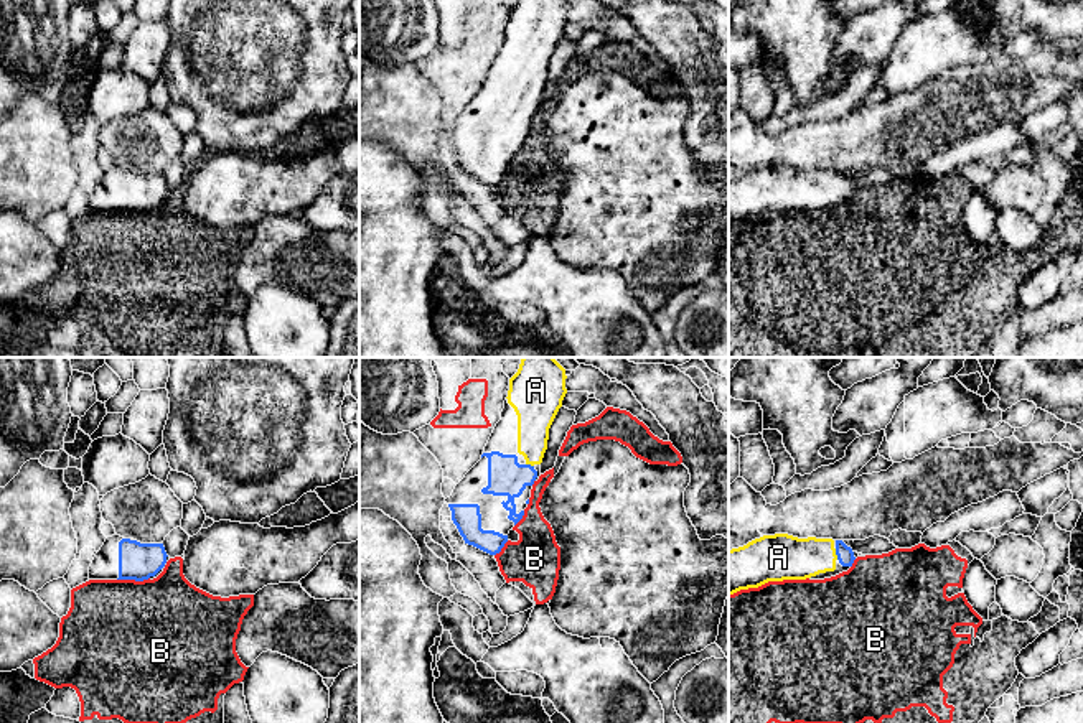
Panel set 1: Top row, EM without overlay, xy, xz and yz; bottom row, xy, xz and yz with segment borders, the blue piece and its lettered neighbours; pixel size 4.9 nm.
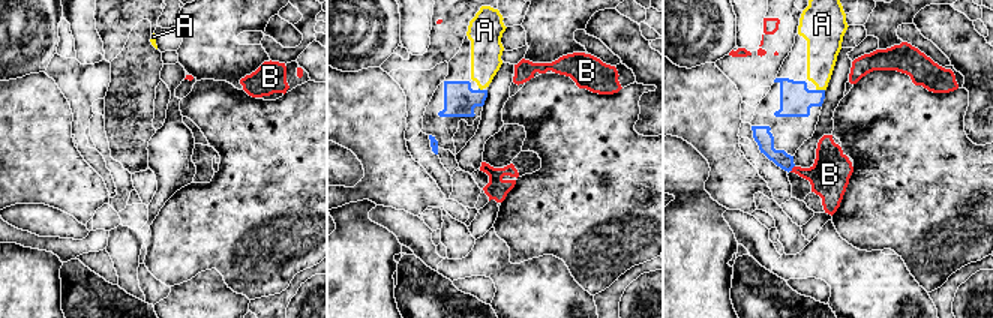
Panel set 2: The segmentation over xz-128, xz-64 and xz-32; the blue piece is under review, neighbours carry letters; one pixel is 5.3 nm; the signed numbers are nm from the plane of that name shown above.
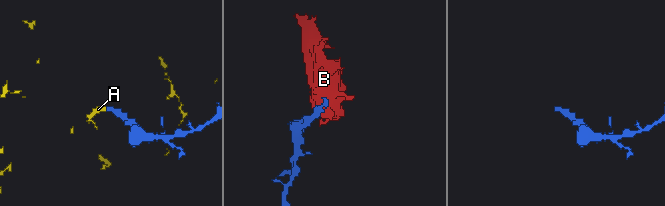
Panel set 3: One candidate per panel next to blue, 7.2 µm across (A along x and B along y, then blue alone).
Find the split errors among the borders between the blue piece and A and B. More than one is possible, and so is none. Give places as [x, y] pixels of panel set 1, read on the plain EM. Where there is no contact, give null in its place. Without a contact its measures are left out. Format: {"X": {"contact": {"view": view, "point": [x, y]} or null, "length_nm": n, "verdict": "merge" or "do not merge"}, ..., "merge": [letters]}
{"A": {"contact": {"view": "yz", "point": [836, 185]}, "length_nm": 60, "verdict": "merge"}, "B": {"contact": {"view": "xy", "point": [132, 209]}, "length_nm": 160, "verdict": "do not merge"}, "merge": ["A"]}

